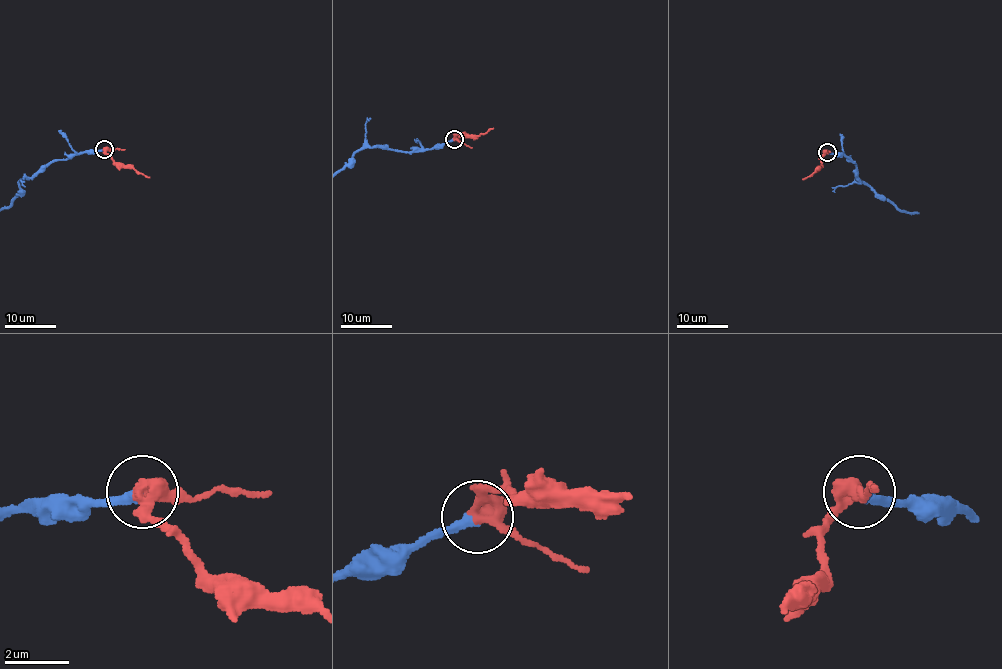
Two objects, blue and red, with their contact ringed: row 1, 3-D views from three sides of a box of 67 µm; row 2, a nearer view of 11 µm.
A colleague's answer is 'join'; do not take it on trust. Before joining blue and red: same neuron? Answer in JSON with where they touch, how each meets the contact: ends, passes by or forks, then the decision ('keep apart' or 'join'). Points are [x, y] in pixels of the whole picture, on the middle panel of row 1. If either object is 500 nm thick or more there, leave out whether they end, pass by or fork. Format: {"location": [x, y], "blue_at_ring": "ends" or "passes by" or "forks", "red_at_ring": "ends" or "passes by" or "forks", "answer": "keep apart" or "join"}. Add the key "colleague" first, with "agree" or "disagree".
{"colleague": "agree", "location": [454, 139], "blue_at_ring": "ends", "red_at_ring": "passes by", "answer": "join"}

